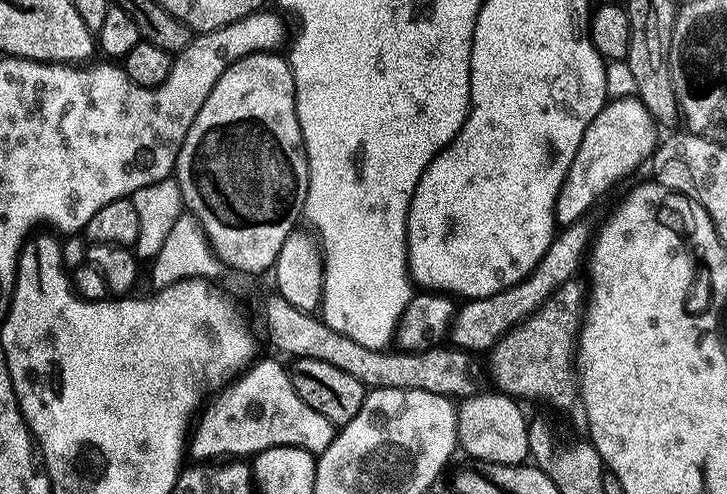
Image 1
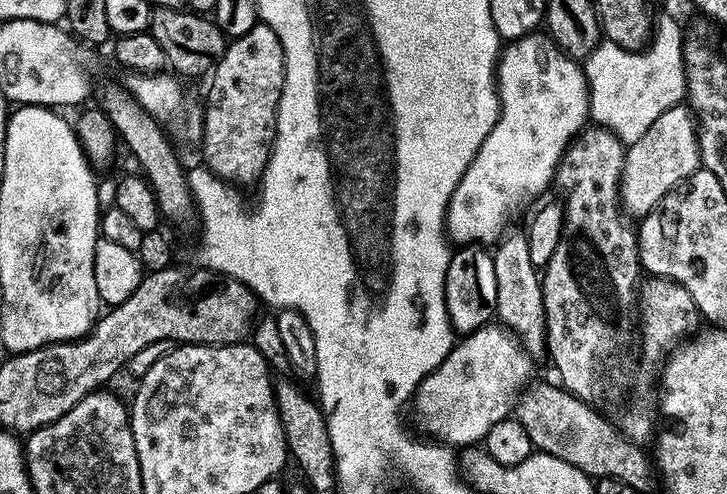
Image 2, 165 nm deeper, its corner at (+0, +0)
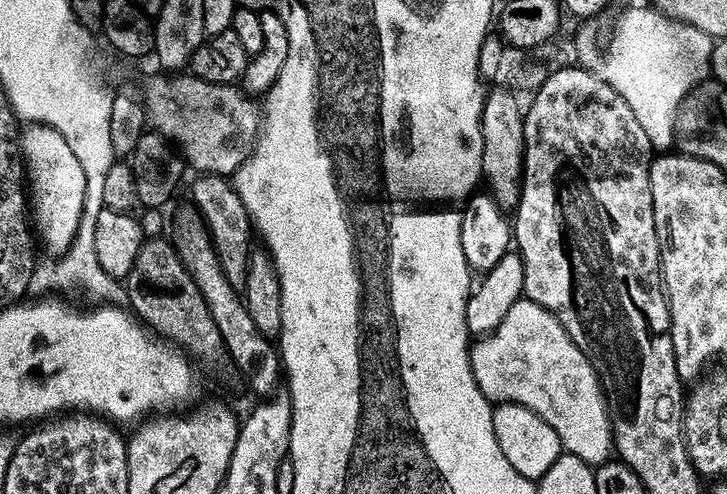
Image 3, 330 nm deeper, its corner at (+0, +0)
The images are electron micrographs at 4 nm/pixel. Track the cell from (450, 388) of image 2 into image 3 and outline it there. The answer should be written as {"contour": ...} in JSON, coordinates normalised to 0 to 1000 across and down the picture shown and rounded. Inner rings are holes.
{"contour":[[[717,603],[685,668],[653,690],[646,727],[652,765],[678,820],[711,818],[740,838],[768,879],[772,909],[809,941],[824,943],[843,929],[842,838],[831,779],[807,717],[790,700],[762,636]]]}

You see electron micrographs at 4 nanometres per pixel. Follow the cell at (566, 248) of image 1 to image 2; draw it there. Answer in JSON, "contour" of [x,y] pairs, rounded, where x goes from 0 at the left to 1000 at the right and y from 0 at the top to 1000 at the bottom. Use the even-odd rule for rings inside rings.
{"contour":[[[931,213],[911,231],[889,273],[862,302],[854,411],[857,427],[865,439],[895,439],[926,383],[945,370],[964,342],[964,281],[953,239],[956,243],[948,217]]]}

